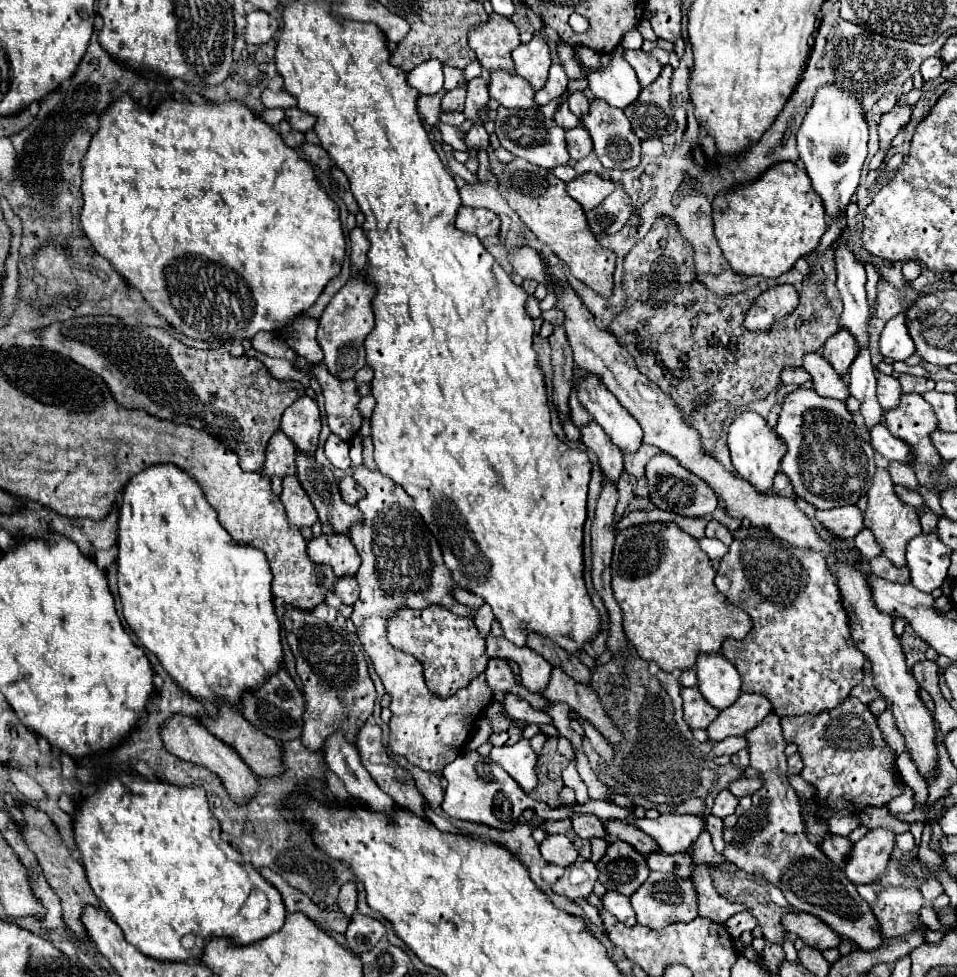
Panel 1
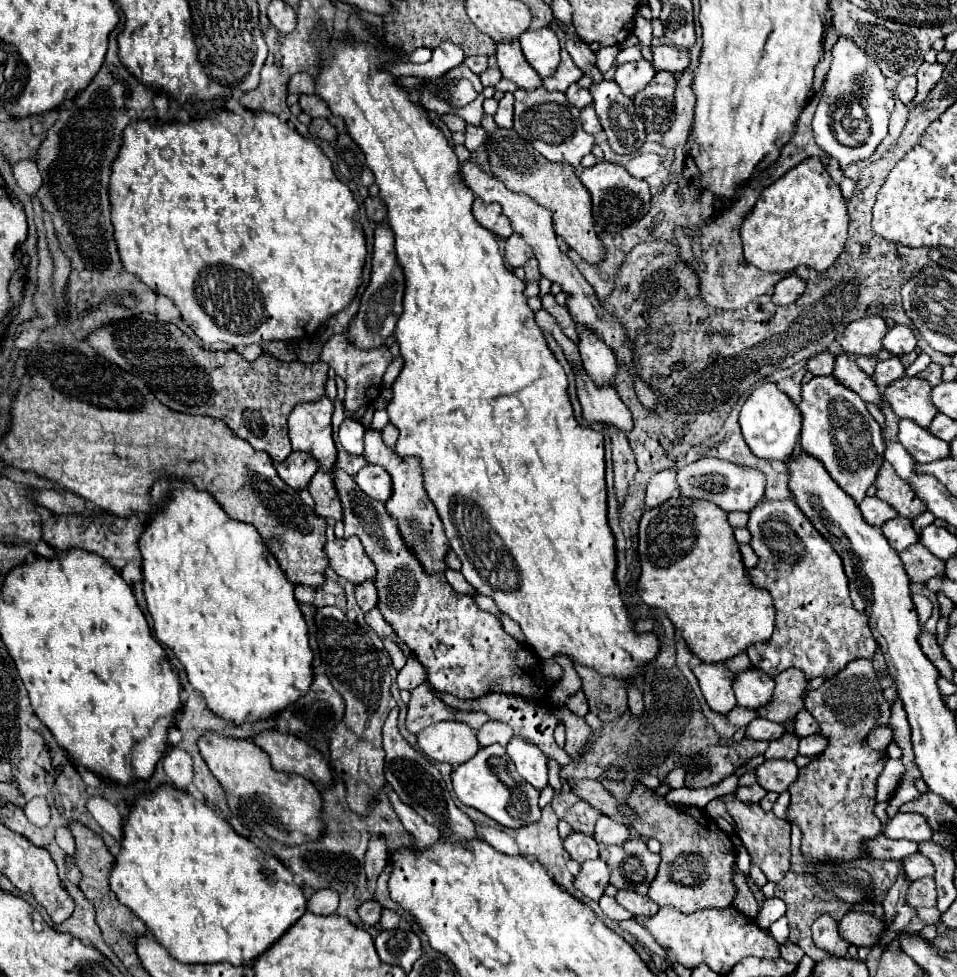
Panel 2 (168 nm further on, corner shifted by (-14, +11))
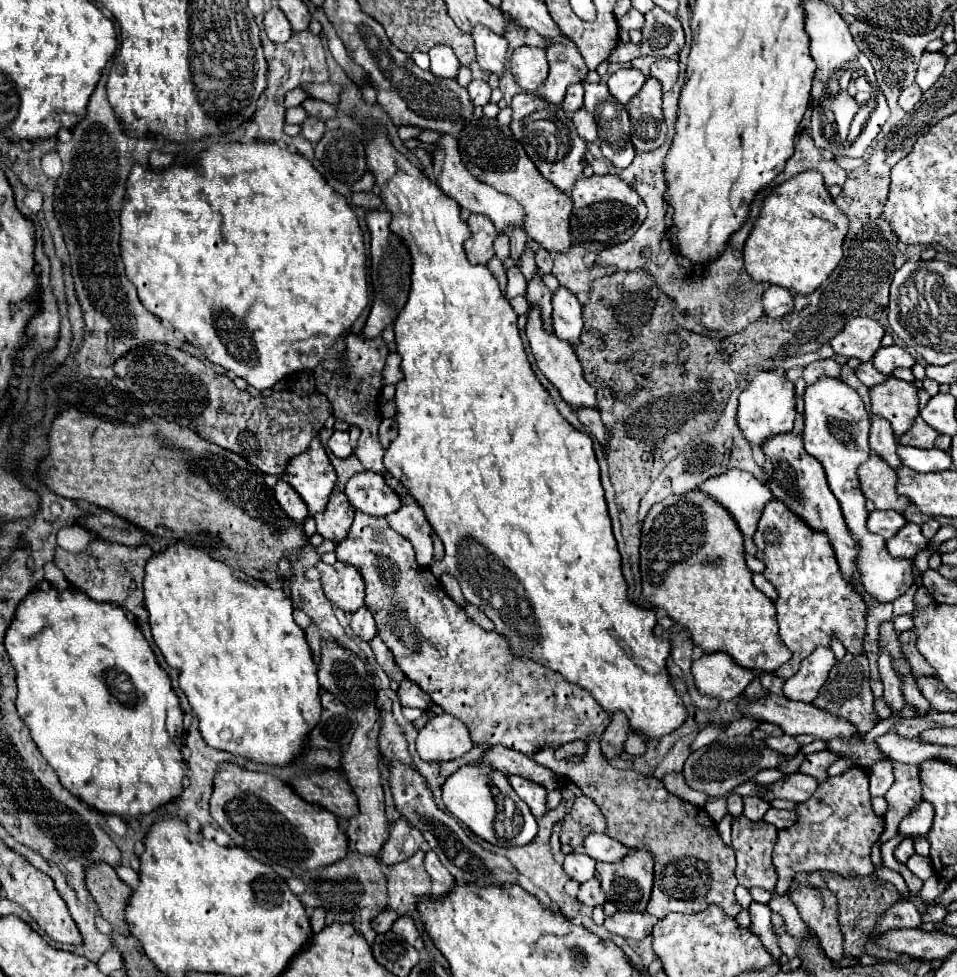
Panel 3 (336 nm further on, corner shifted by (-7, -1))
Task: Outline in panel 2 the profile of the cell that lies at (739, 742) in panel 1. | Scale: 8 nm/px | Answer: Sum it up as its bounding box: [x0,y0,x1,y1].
[747,718,785,740]

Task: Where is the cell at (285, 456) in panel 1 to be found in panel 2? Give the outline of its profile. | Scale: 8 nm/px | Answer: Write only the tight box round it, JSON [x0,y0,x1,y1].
[277,452,317,492]

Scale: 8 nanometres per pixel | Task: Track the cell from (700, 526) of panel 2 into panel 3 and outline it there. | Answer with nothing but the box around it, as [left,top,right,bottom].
[640,490,792,672]

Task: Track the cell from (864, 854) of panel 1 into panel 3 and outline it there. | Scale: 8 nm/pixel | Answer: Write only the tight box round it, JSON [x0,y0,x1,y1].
[898,800,932,840]

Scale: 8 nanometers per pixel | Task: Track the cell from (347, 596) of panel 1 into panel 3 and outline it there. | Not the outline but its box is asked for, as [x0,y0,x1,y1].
[350,606,376,640]

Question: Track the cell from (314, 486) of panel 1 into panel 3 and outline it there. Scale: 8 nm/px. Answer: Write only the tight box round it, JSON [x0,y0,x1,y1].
[336,512,608,756]

